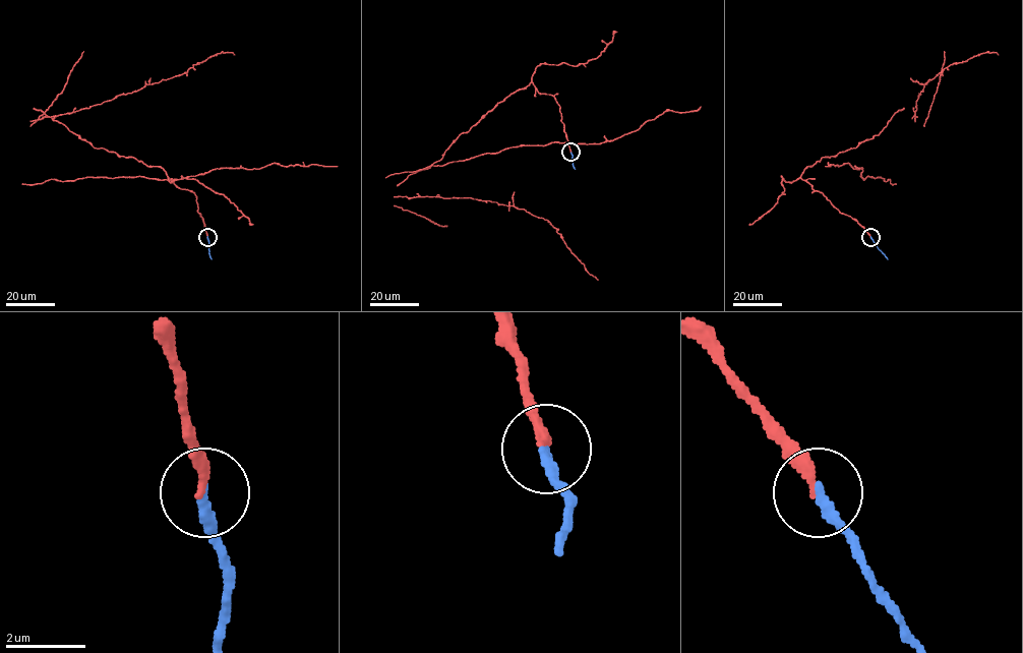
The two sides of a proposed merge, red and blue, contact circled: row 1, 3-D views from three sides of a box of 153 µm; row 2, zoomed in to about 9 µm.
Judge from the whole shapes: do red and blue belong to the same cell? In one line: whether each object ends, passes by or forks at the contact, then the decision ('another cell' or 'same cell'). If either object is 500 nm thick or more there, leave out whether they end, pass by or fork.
red ends there; blue ends there; same cell

